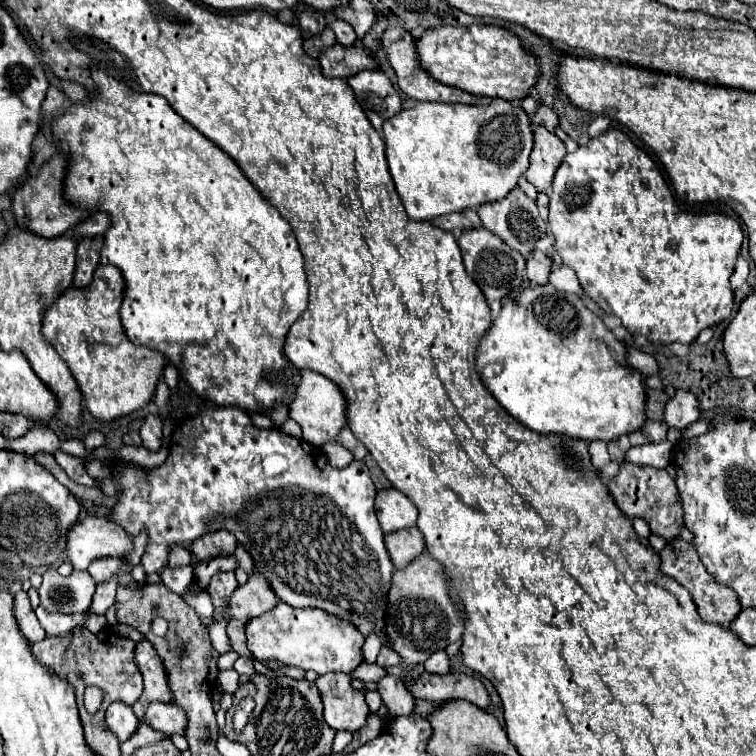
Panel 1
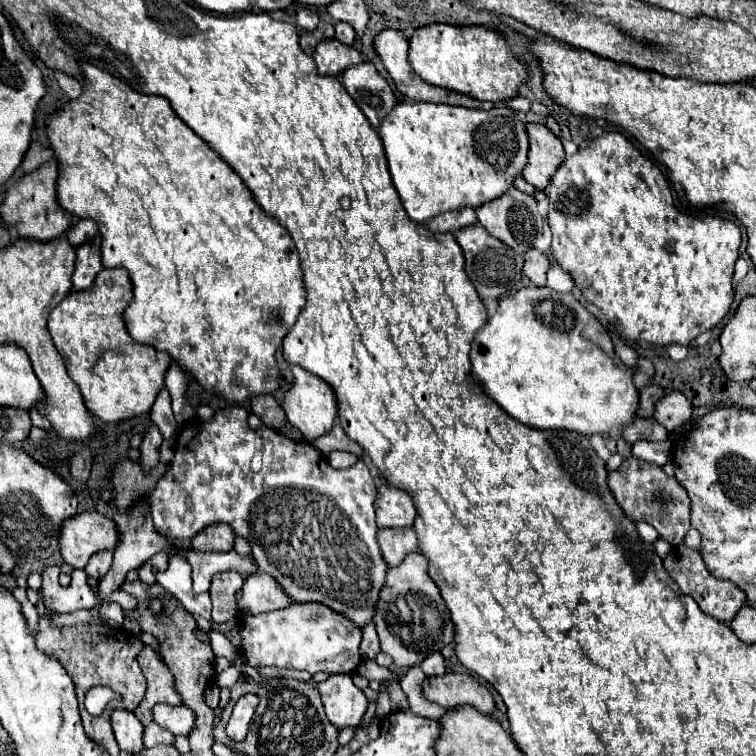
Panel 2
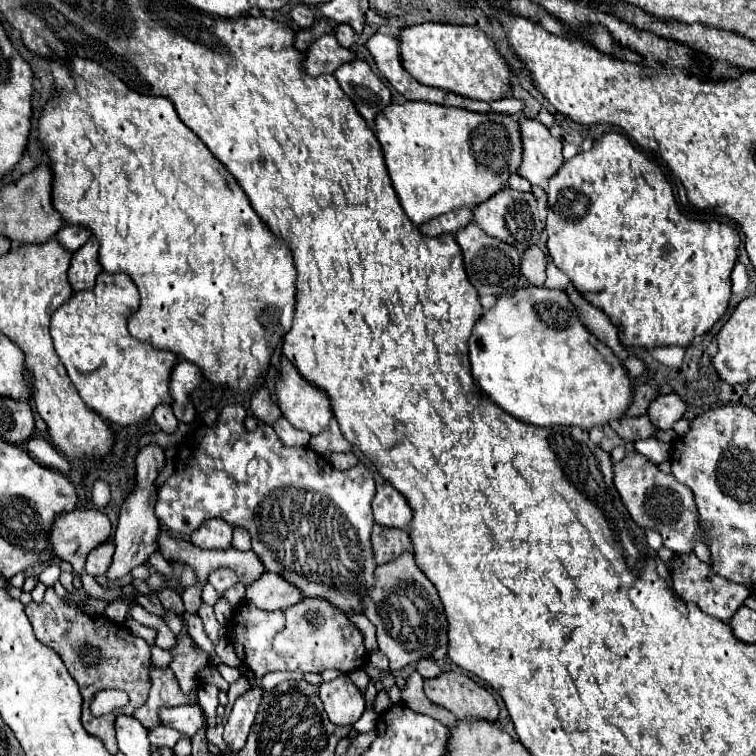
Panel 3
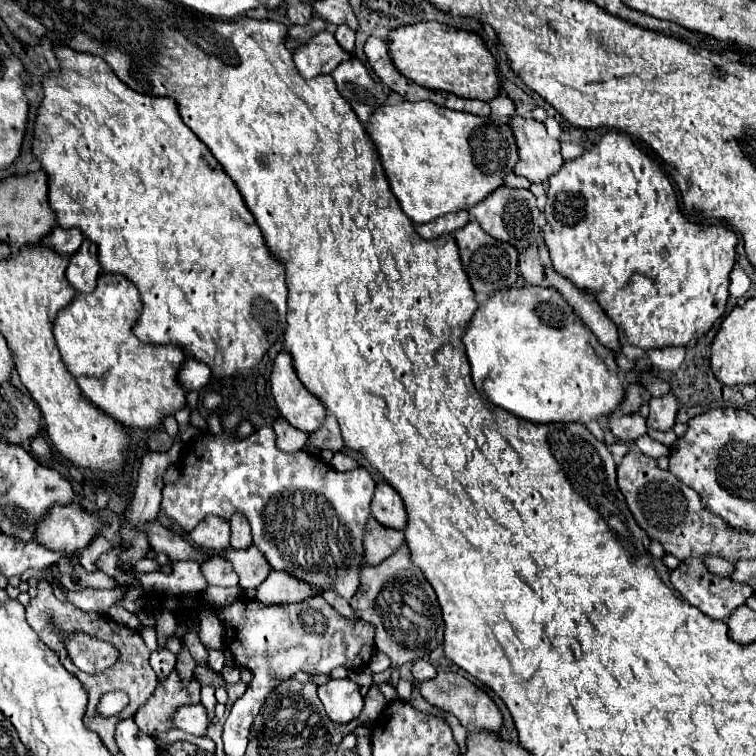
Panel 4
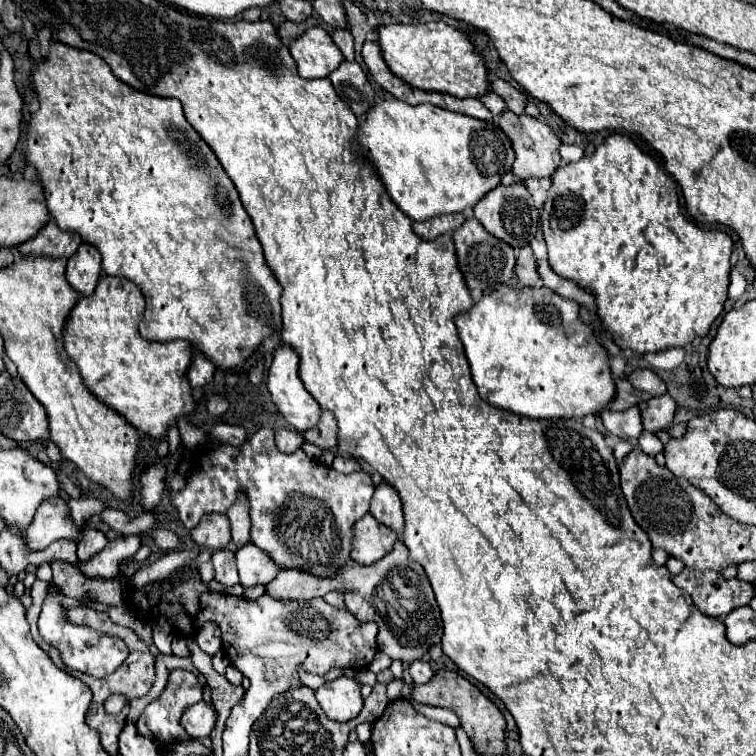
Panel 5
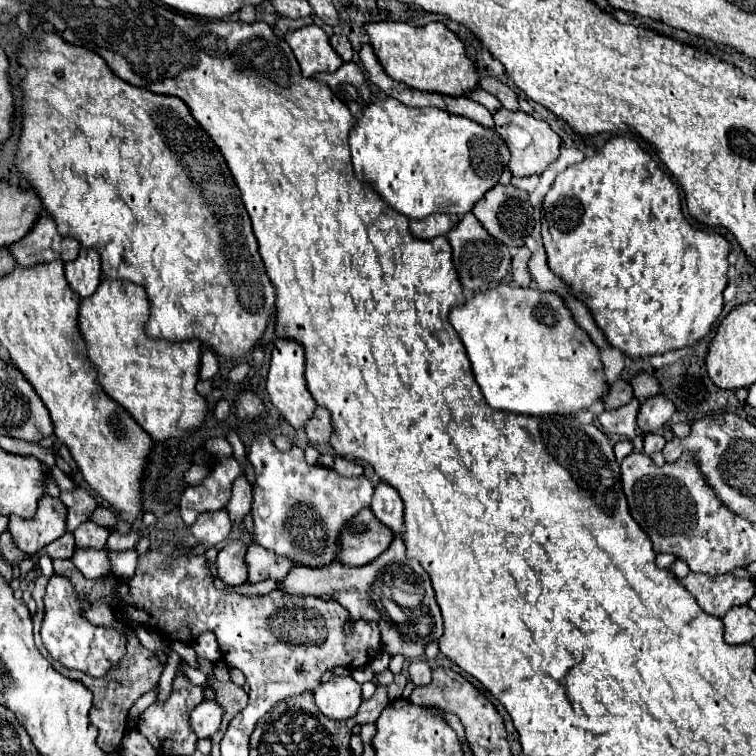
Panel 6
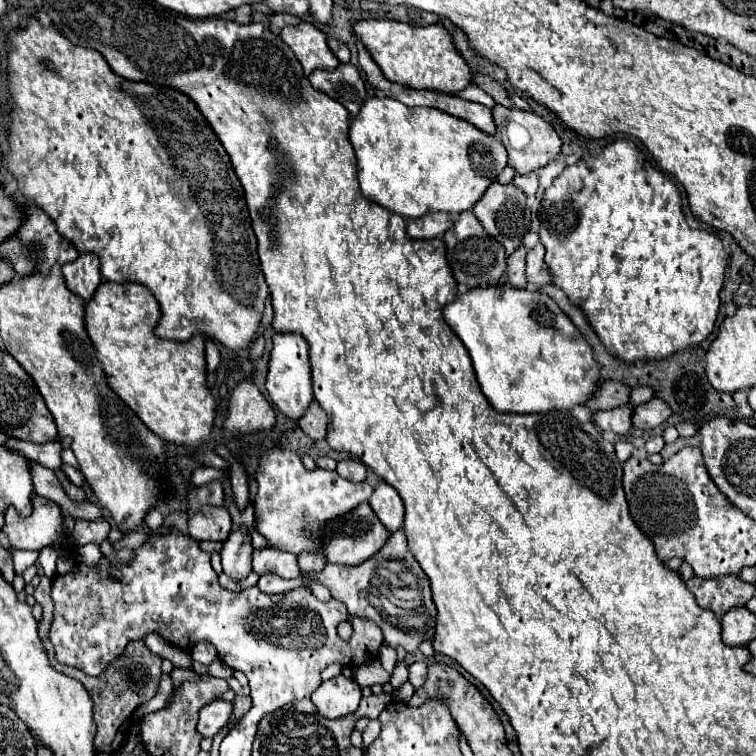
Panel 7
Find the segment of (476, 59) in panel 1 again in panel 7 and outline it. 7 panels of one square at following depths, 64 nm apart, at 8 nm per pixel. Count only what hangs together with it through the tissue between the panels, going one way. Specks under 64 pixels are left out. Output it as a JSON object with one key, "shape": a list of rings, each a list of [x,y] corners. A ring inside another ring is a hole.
{"shape":[[[360,20],[354,24],[354,34],[362,40],[362,44],[390,82],[444,94],[458,94],[472,84],[470,66],[466,64],[466,60],[454,46],[450,32],[442,24],[416,28],[392,20]]]}

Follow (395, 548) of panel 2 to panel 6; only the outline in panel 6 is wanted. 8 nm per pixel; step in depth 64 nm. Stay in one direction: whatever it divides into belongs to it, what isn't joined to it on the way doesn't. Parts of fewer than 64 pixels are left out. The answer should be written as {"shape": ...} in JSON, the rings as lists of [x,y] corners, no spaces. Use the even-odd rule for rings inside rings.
{"shape":[[[362,510],[346,524],[340,538],[342,552],[338,560],[350,566],[364,566],[392,544],[394,534],[372,514],[372,510]]]}

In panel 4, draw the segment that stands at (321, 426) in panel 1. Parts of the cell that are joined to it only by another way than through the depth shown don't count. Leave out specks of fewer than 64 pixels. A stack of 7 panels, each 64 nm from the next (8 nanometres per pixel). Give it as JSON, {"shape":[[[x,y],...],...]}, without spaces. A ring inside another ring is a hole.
{"shape":[[[280,352],[272,366],[270,390],[276,400],[280,414],[298,430],[314,432],[326,420],[326,408],[318,400],[318,396],[310,394],[310,390],[298,380],[292,358],[286,352]]]}

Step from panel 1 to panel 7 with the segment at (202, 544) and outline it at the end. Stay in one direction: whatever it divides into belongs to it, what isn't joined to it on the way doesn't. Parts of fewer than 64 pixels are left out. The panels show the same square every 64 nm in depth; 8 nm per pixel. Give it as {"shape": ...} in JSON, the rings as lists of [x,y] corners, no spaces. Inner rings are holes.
{"shape":[[[204,506],[198,514],[194,514],[188,520],[188,532],[198,542],[202,540],[224,542],[230,534],[230,528],[232,528],[232,520],[230,520],[228,508],[224,506],[220,508]]]}

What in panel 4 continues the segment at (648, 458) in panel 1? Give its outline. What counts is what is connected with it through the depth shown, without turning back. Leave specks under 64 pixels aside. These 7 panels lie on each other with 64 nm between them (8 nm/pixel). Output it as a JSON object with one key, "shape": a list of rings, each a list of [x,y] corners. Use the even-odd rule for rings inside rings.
{"shape":[[[650,436],[638,438],[638,440],[636,440],[636,446],[640,448],[642,454],[646,454],[646,456],[650,456],[650,458],[654,458],[654,460],[658,460],[658,458],[662,458],[662,456],[668,456],[668,452],[670,452],[668,446],[652,440]]]}

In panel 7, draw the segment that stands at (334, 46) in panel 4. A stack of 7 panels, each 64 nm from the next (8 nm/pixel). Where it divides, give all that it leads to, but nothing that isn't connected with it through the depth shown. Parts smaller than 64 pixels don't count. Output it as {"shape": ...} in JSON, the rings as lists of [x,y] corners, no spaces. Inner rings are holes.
{"shape":[[[310,22],[282,28],[280,38],[292,48],[292,52],[300,60],[306,76],[310,76],[310,72],[314,72],[318,68],[334,70],[334,66],[340,64],[340,60],[330,52],[324,32],[320,32]]]}

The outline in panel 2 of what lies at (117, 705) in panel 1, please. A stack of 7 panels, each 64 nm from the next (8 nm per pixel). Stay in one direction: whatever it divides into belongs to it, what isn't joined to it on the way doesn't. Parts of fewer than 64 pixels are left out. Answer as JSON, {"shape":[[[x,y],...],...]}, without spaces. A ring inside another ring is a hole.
{"shape":[[[124,708],[112,710],[110,722],[112,722],[116,740],[118,740],[122,750],[128,750],[130,754],[140,754],[144,750],[142,748],[144,726],[140,724],[140,720],[130,710],[124,710]]]}

